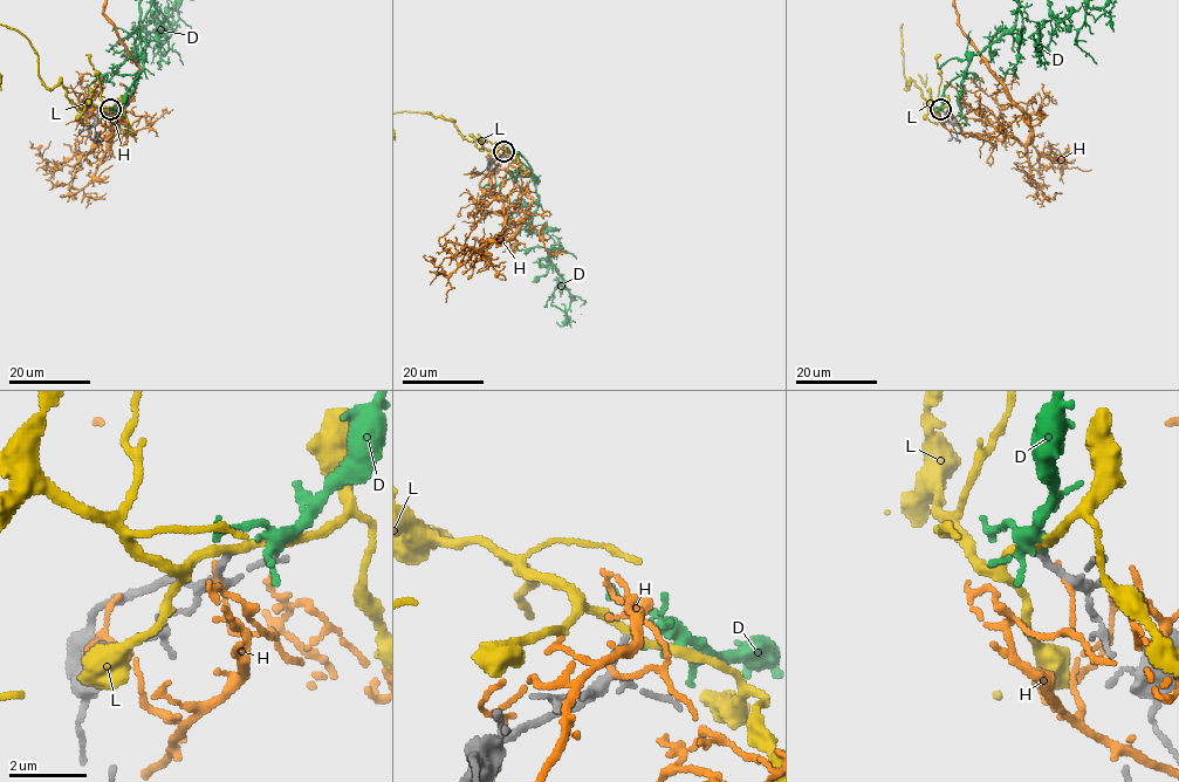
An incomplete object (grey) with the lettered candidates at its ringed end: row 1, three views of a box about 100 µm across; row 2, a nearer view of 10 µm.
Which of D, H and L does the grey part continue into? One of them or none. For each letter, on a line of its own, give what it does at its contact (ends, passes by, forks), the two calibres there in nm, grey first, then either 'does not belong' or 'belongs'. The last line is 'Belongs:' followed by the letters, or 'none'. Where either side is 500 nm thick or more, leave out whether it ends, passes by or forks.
D: it ends there; 200 nm thick on the grey side, 90 nm on the other; does not belong
H: it ends there; 200 nm thick on the grey side, 130 nm on the other; does not belong
L: it passes by; 180 nm thick on the grey side, 220 nm on the other; does not belong
Belongs: none

